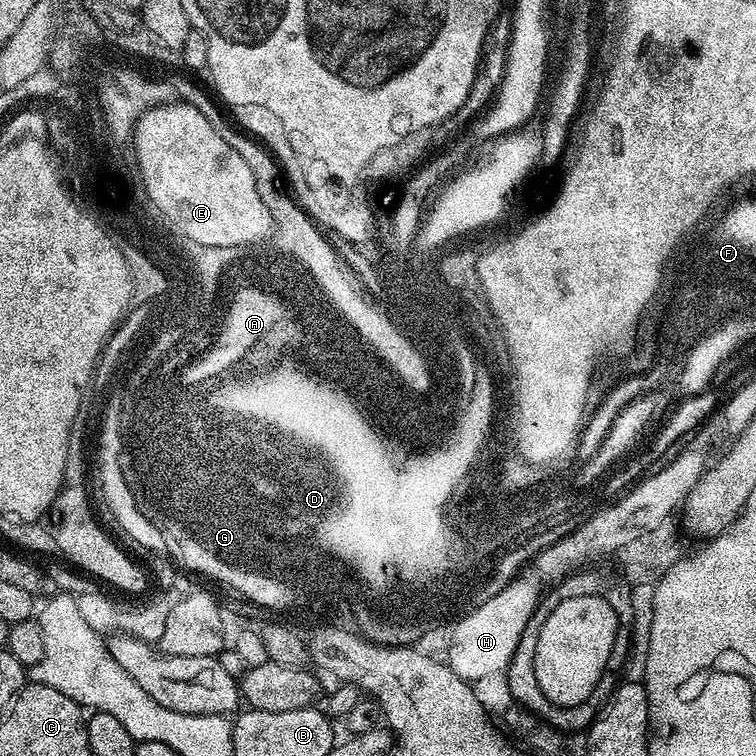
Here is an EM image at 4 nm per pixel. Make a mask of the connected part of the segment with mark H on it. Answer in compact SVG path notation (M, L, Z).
M512 579L501 592L494 594L494 598L482 602L482 606L474 609L469 616L455 621L446 663L460 680L477 682L487 676L496 676L499 672L501 675L507 669L521 634L532 622L532 612L538 603L535 586L528 580L520 579Z

